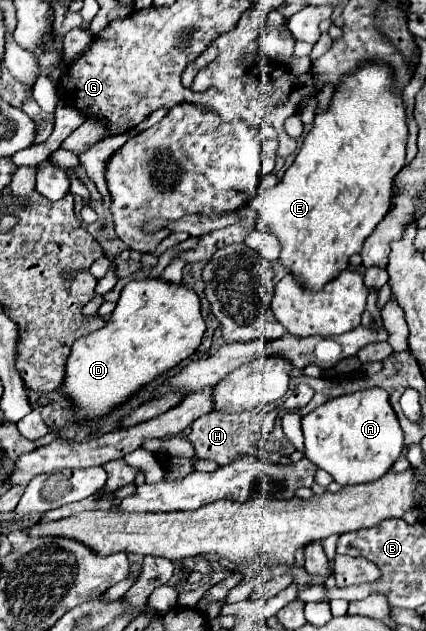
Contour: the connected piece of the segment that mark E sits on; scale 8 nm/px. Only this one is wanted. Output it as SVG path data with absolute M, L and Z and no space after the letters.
M366 64L346 76L334 92L330 110L316 116L312 130L304 138L302 150L294 164L284 172L282 180L274 188L260 188L258 196L250 202L258 210L256 228L274 234L280 240L282 252L278 260L302 288L318 292L324 284L344 272L350 256L362 250L364 240L374 232L376 224L390 208L390 186L404 166L408 140L402 96L390 92L392 82L392 70L376 64Z

